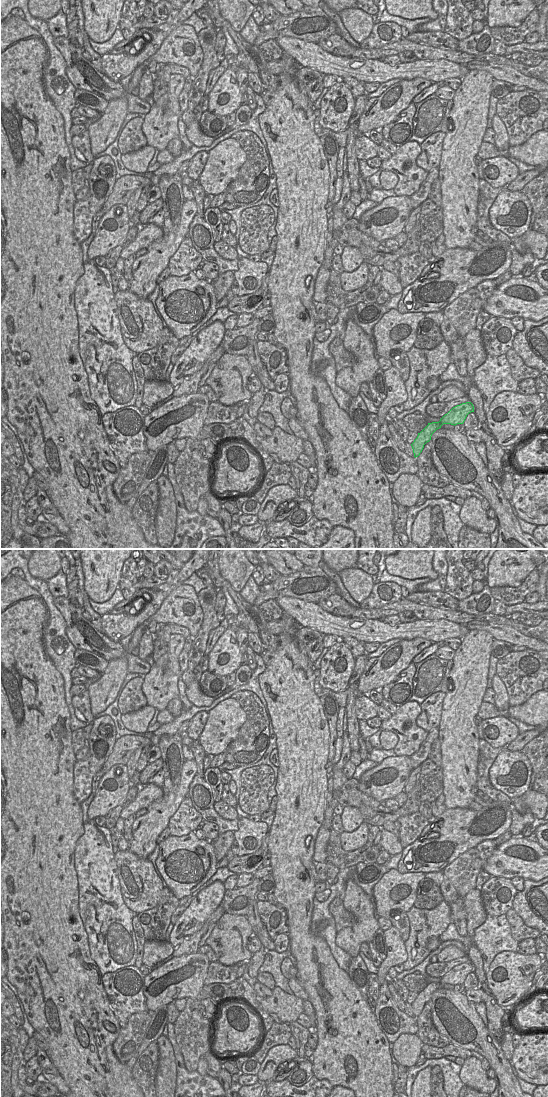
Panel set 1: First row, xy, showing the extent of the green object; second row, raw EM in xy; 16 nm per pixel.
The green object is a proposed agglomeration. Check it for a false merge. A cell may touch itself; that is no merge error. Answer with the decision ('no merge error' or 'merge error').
no merge error

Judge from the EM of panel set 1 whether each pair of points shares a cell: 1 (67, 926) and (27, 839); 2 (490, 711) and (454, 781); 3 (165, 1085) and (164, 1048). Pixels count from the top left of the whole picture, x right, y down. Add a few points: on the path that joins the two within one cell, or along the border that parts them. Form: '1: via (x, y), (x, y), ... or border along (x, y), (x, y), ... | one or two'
1: via (45, 904), (39, 898), (37, 861) | one
2: border along (482, 701), (476, 715) | two
3: via (165, 1076), (165, 1057) | one

